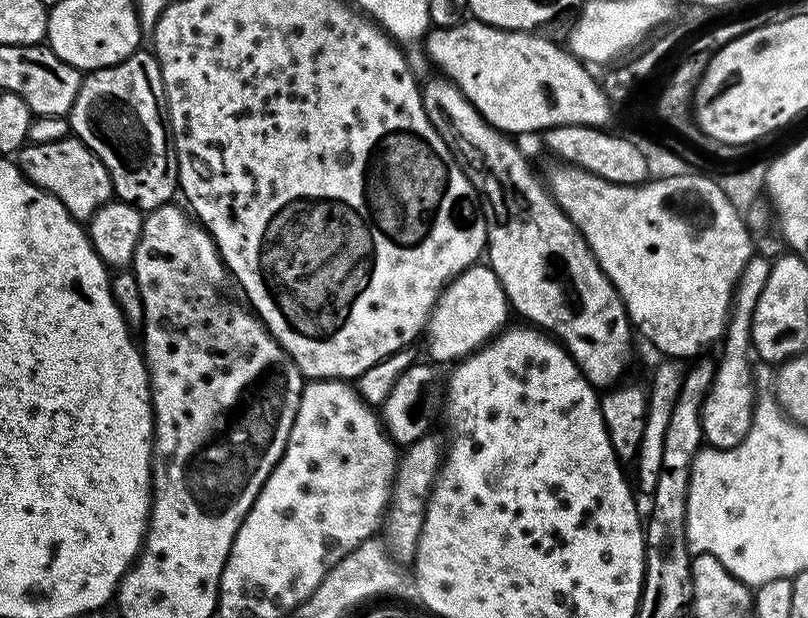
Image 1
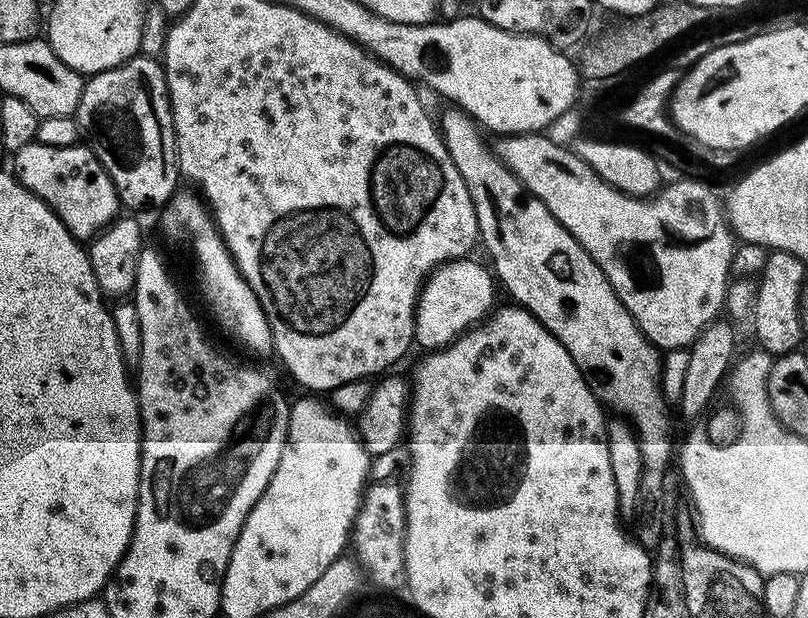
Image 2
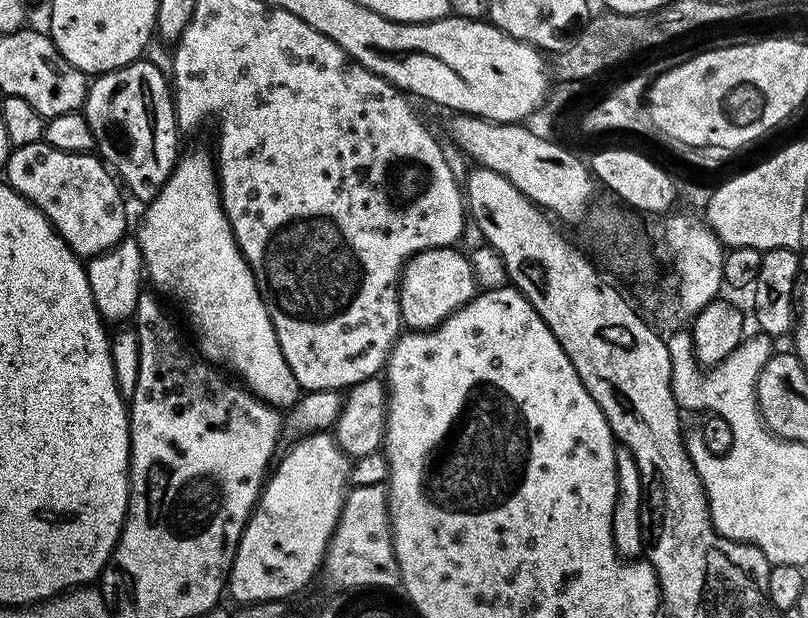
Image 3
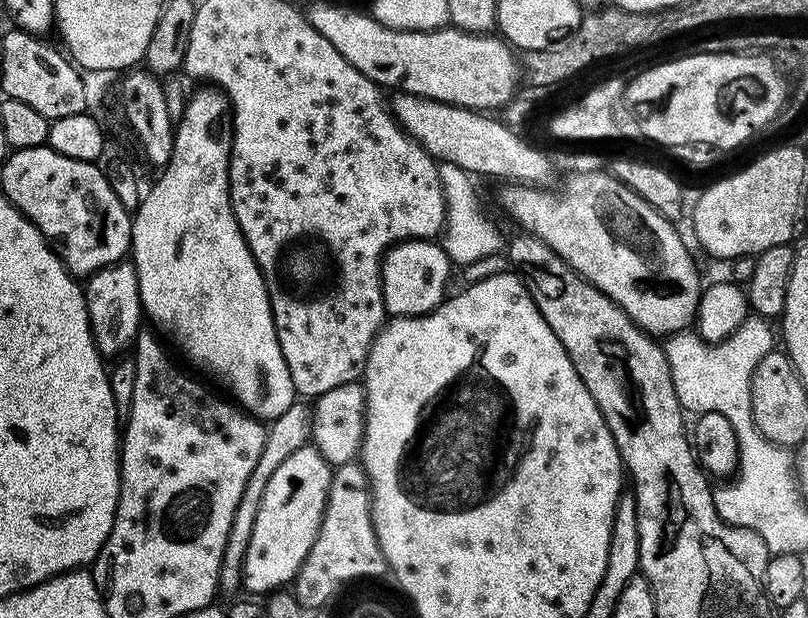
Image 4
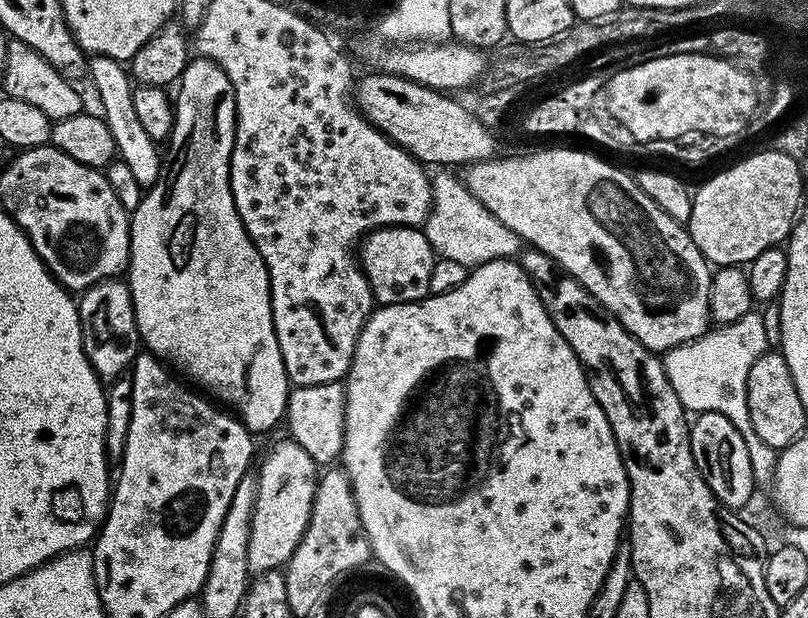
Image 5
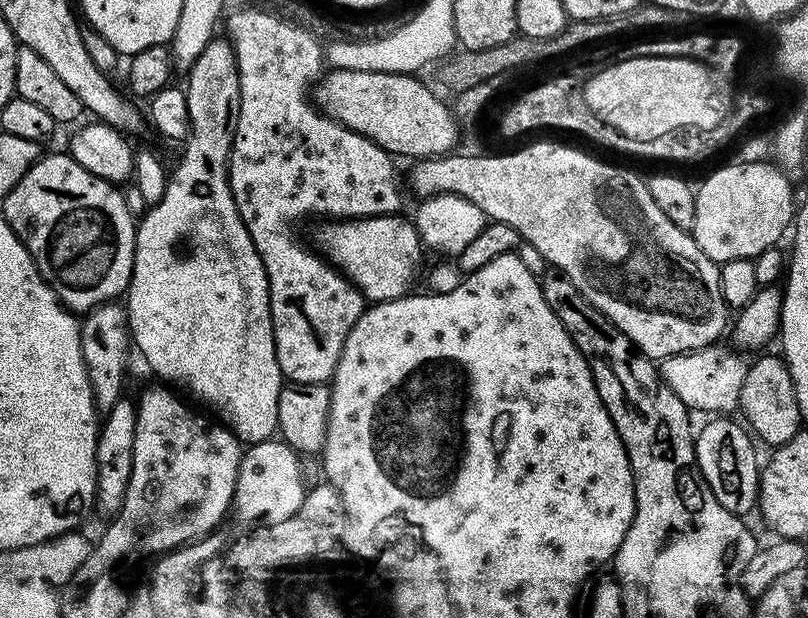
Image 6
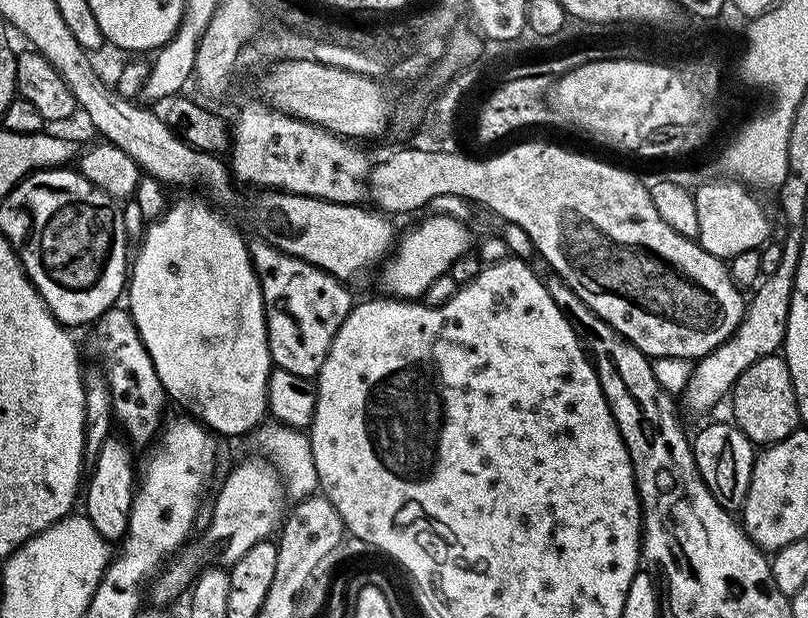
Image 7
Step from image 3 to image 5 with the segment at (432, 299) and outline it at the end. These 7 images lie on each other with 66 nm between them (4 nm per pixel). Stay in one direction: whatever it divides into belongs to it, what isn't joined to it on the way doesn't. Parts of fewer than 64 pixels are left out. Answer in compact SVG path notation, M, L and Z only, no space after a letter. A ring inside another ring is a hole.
M419 227L415 228L376 228L369 232L362 241L358 252L358 260L364 269L364 277L370 282L372 295L377 305L414 304L424 299L433 291L432 275L436 272L438 255L433 241Z

